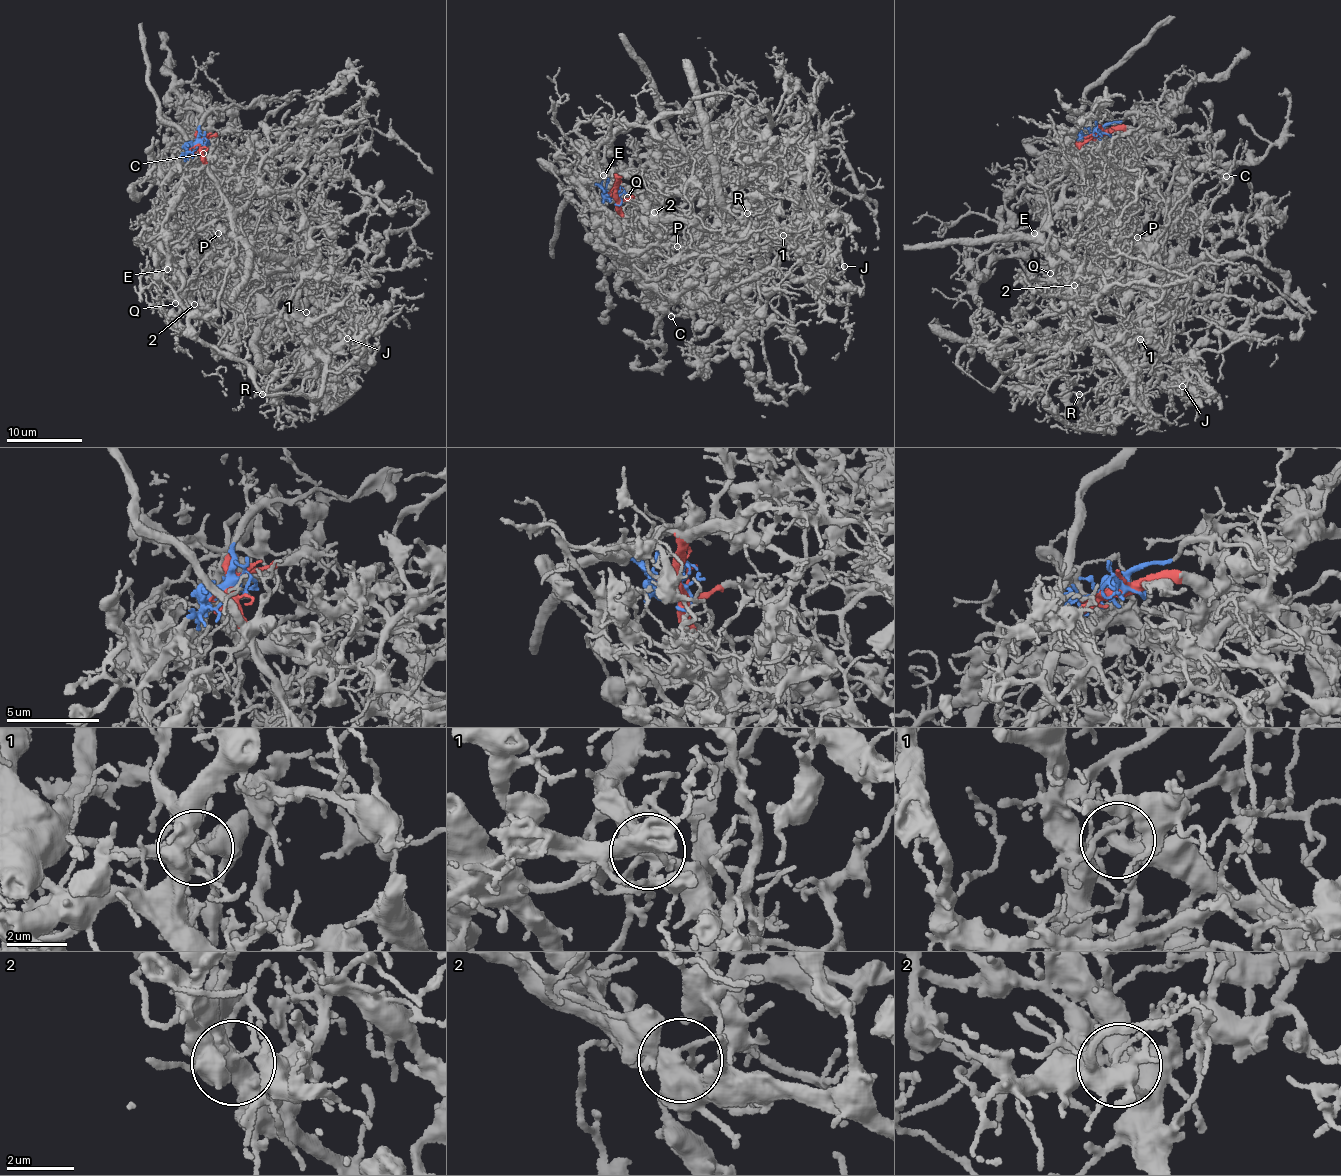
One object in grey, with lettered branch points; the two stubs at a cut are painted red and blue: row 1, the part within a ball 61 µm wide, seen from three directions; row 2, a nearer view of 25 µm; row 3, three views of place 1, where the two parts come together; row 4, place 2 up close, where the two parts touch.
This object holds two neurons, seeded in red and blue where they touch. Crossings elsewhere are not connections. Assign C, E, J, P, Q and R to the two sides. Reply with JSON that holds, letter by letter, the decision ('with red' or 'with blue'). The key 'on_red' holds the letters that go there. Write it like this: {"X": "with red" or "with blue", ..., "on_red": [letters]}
{"C": "with red", "E": "with blue", "J": "with red", "P": "with red", "Q": "with blue", "R": "with blue", "on_red": ["C", "J", "P"]}

